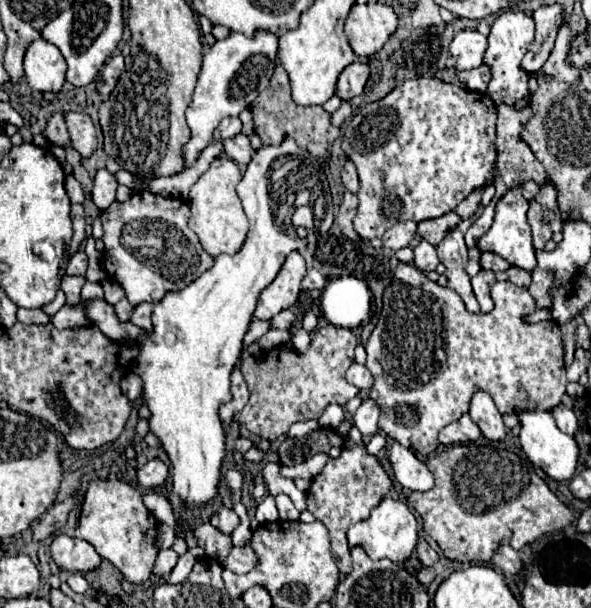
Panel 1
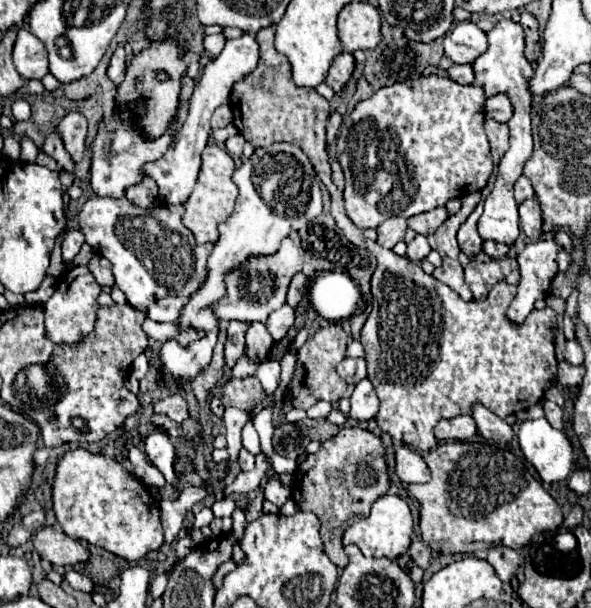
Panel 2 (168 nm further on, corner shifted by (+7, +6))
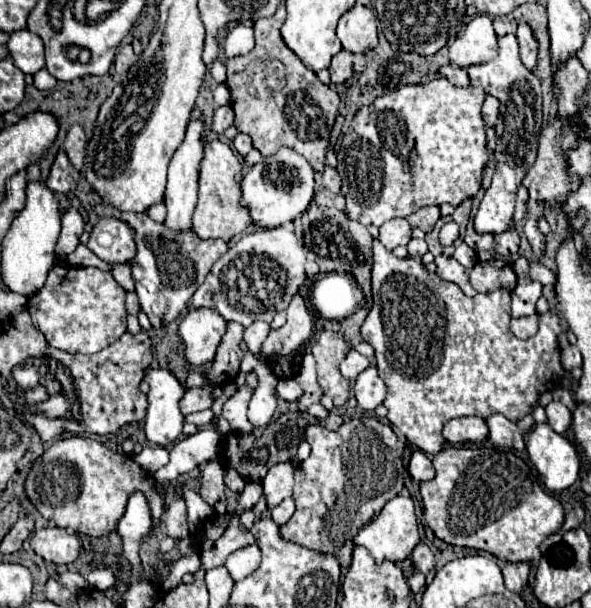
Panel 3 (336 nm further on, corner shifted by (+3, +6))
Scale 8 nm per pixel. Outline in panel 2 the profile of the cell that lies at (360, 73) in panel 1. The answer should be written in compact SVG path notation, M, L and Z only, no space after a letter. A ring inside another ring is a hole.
M342 52L334 58L330 72L326 76L326 84L330 88L334 88L334 92L340 92L344 88L344 84L350 80L352 72L354 72L354 56L348 52Z

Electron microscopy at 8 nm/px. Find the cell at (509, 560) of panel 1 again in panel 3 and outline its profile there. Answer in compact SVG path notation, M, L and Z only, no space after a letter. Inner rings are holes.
M514 562L514 564L504 564L502 566L502 574L506 580L506 588L512 592L522 592L524 586L528 584L528 574L530 574L530 566L526 562Z

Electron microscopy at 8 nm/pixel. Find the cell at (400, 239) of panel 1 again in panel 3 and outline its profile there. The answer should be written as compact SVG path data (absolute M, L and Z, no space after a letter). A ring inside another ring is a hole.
M392 218L380 226L378 240L388 248L394 250L398 244L408 244L412 238L412 228L406 218Z

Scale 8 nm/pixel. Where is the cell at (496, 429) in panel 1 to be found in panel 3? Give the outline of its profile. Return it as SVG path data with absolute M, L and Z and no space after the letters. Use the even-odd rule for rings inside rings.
M494 414L494 416L486 418L486 424L490 428L490 436L488 438L492 440L492 444L502 446L502 448L524 450L524 436L522 436L522 432L506 416Z

